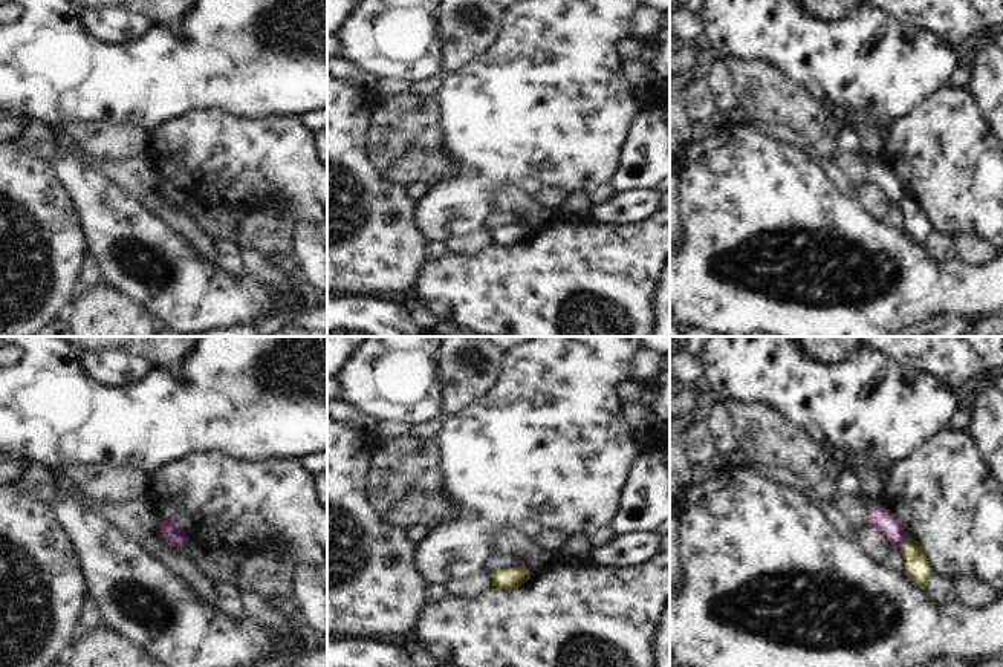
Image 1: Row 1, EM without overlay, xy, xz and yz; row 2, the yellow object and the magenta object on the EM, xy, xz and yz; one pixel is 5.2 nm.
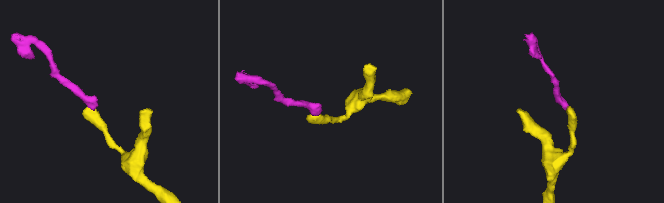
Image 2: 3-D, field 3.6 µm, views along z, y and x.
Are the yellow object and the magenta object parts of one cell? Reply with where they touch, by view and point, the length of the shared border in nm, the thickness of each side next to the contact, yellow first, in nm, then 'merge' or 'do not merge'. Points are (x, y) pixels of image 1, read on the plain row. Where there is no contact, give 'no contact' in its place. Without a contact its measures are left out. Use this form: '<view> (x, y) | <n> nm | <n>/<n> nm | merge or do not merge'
yz (904, 199) | 80 nm | 140/120 nm | do not merge

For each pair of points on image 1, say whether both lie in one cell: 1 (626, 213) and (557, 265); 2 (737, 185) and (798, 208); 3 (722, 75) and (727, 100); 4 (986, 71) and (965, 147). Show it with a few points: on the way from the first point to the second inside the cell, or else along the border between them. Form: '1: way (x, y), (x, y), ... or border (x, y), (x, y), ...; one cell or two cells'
1: border (587, 216), (607, 225), (635, 224), (644, 219); two cells
2: way (753, 201), (760, 208), (783, 208); one cell
3: way (722, 81), (723, 94); one cell
4: border (967, 89), (986, 121); two cells

